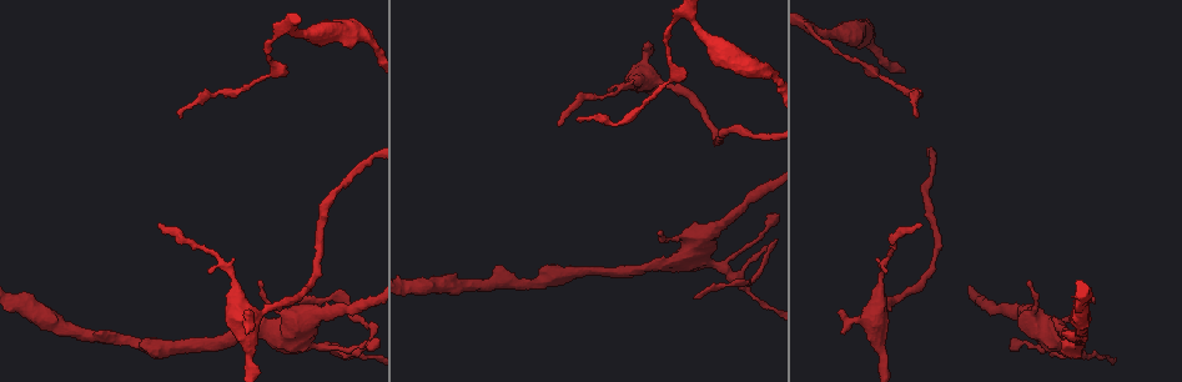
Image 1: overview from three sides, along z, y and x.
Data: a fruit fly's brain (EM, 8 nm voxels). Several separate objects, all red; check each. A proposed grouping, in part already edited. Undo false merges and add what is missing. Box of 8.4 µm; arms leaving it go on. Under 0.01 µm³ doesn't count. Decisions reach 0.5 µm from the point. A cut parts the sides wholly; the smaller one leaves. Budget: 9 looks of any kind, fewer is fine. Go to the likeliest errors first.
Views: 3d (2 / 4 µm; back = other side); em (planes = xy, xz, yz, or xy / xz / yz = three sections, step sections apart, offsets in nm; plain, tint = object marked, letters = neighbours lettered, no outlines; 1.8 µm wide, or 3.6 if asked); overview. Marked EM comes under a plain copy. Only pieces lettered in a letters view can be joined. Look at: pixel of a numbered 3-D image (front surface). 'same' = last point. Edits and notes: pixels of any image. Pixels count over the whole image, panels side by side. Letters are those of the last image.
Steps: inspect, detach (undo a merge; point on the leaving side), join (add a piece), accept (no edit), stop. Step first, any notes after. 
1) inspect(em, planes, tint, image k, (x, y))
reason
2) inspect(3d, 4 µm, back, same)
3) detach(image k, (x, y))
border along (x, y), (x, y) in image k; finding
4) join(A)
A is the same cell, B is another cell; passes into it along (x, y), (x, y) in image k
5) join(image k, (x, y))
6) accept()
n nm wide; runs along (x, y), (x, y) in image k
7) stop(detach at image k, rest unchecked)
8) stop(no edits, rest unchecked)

inspect(em, 3.6 µm, yz, step 16, tint, image 1, (720, 264))
arms run side by side

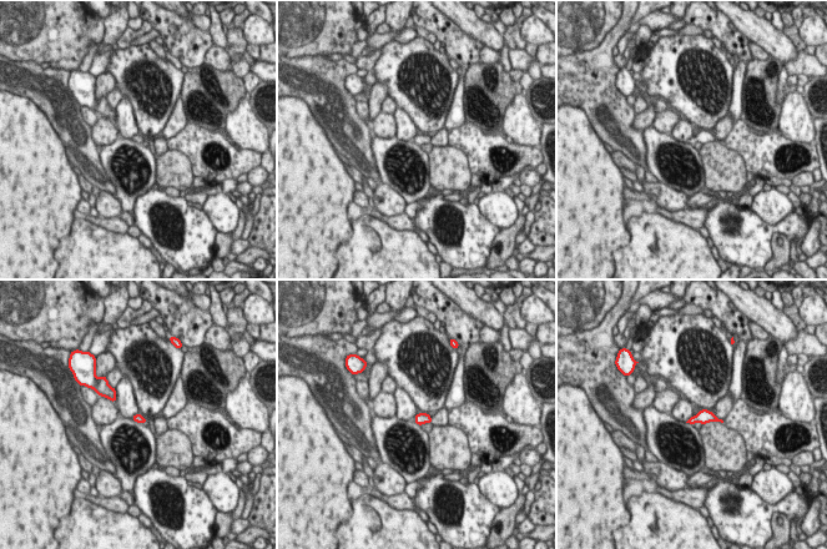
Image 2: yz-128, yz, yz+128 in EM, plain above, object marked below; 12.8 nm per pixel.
inspect(em, 3.6 µm, planes, letters, same)

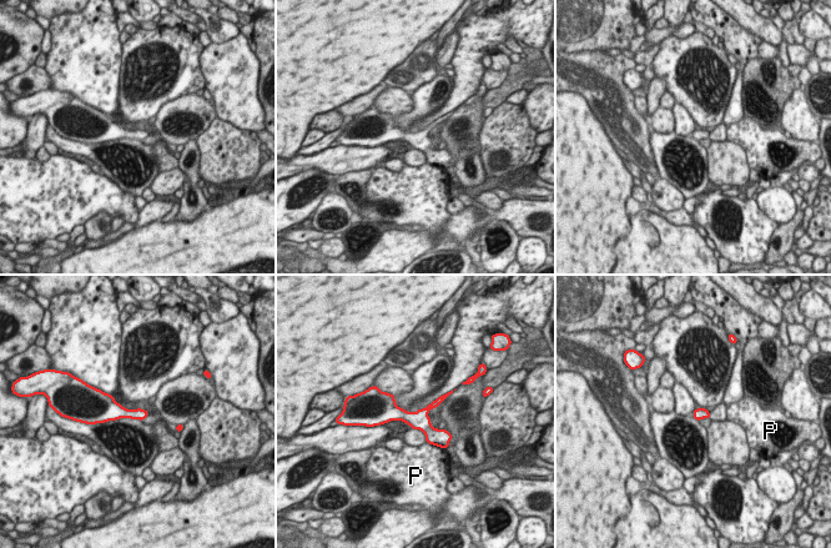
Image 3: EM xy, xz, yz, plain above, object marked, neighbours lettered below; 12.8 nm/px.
accept()
P is another cell; runs along (379, 413), (403, 415), (444, 435) in image 3; all the same neuron

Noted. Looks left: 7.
inspect(em, planes, tint, image 1, (920, 223))

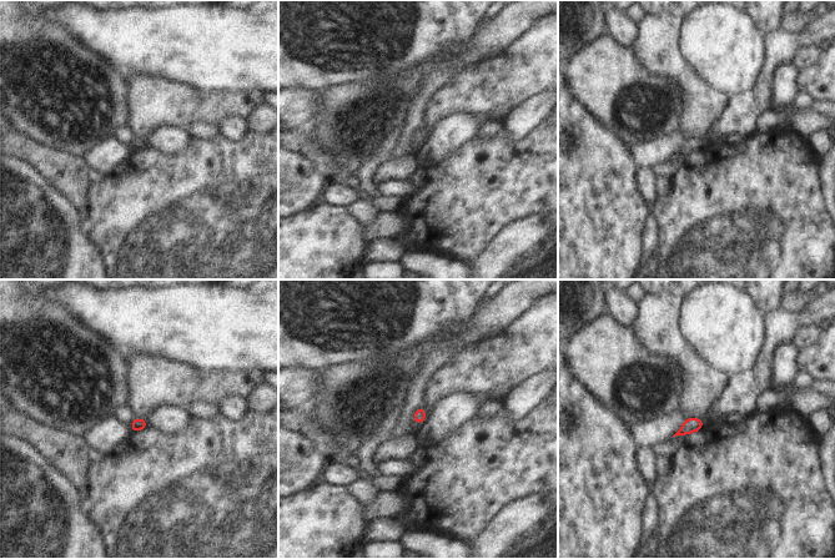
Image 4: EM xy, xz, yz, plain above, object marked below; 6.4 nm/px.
inspect(em, planes, letters, same)
what lies round it

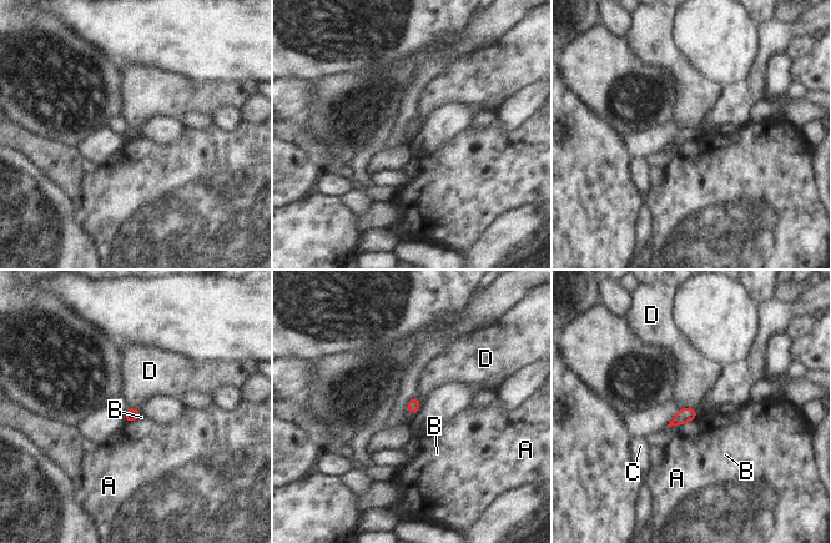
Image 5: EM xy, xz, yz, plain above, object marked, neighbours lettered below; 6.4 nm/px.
accept()
A, B, C and D are other cells; border along (416, 396), (419, 408), (409, 415) in image 5; none of them fits

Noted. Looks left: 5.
inspect(3d, 4 µm, image 1, (688, 17))
thick turns thin

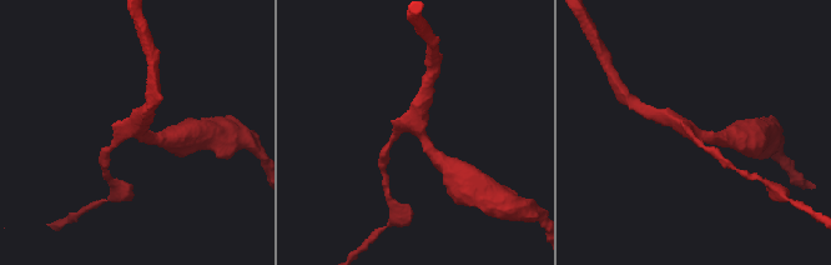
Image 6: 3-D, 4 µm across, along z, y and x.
inspect(em, 3.6 µm, planes, tint, image 6, (416, 131))

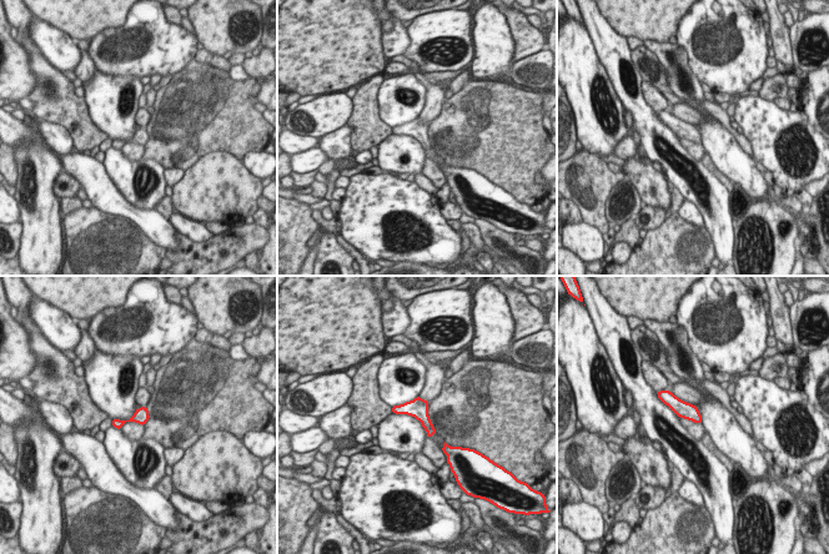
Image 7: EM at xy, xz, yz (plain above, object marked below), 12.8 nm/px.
inspect(em, 3.6 µm, planes, letters, same)
what lies round it

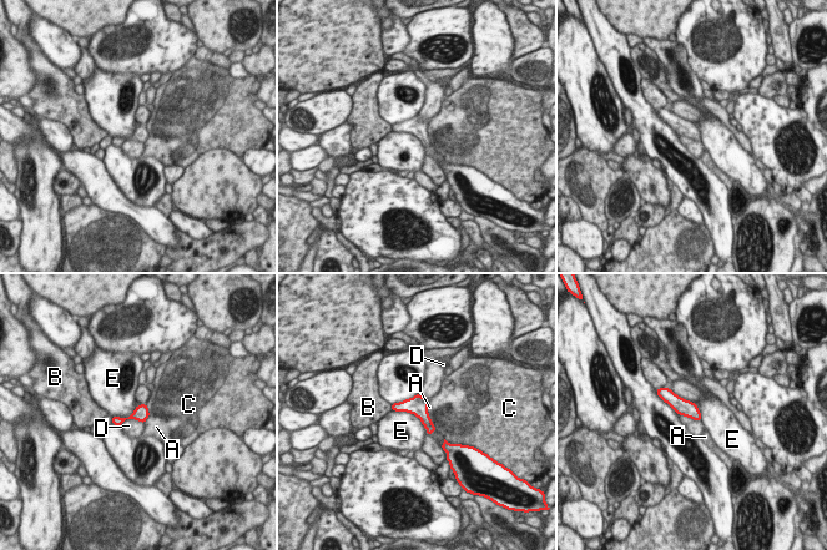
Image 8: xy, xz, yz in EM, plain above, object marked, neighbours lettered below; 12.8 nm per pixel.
accept()
A, B, C, D and E are other cells; border along (392, 409), (413, 413), (424, 427) in image 8; one neuron here

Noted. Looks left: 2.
inspect(em, planes, letters, image 1, (655, 84))
thick turns thin

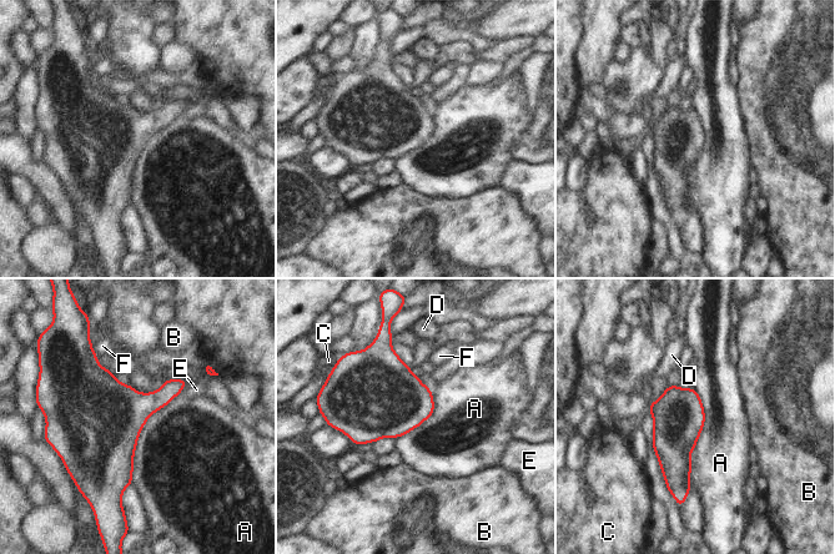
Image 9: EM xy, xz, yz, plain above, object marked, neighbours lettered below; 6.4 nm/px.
accept()
A touches over 650 nm; A, B, C, D, E and F are other cells; all the same neuron

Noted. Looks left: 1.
stop(no edits, rest unchecked)

